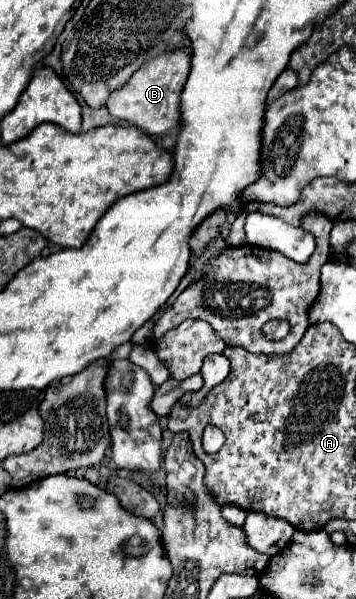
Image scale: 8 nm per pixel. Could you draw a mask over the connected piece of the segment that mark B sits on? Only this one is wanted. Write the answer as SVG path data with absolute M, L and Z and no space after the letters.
M183 50L165 52L145 62L123 86L113 90L107 100L107 110L113 118L141 128L145 134L165 134L175 128L181 120L181 92L189 76L191 58Z

